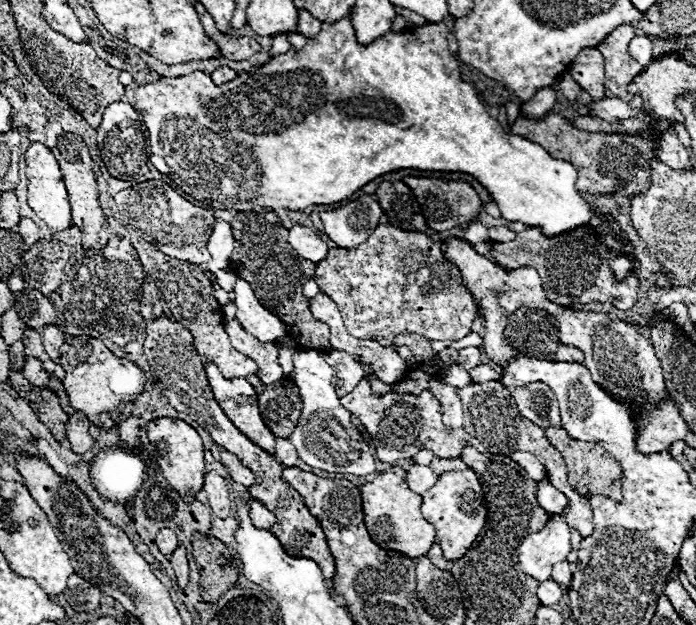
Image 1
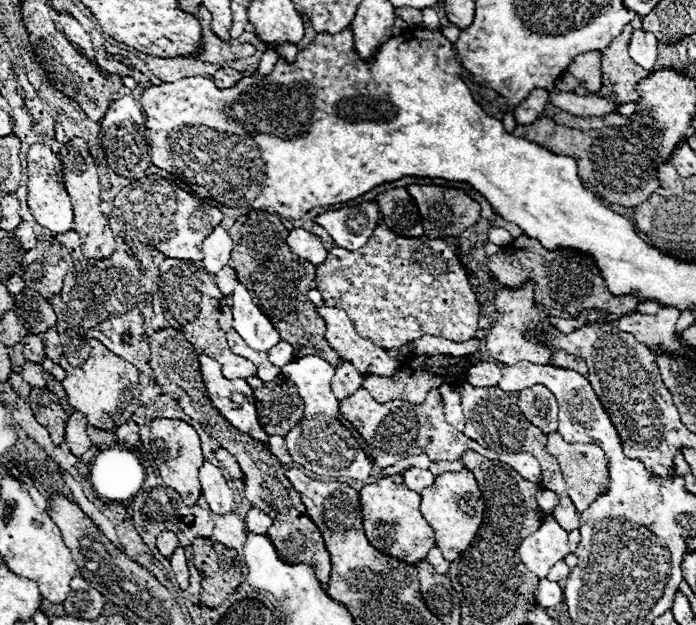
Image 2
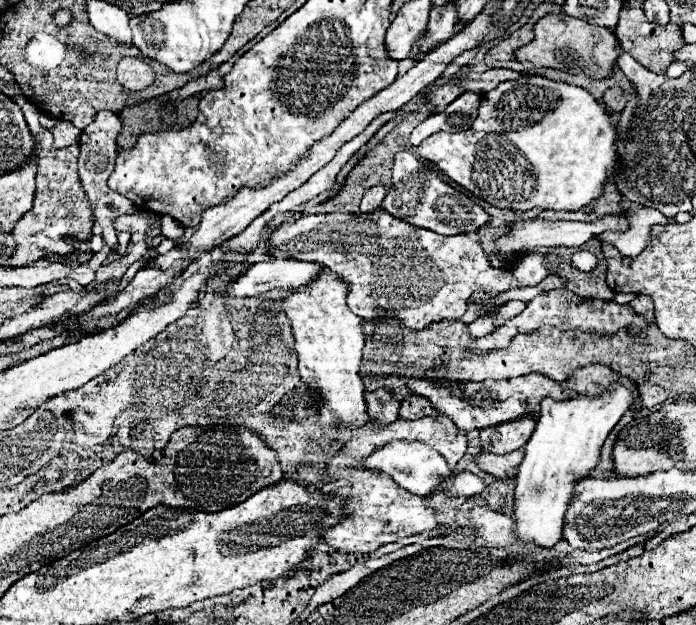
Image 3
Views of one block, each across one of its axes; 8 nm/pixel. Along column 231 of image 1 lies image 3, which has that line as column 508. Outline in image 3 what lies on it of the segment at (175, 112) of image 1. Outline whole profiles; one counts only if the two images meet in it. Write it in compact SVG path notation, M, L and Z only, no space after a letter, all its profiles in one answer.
M528 76L528 78L520 78L520 80L508 80L502 82L498 88L486 92L480 100L480 114L474 120L474 126L466 132L458 132L458 134L450 134L450 132L436 132L430 138L426 138L420 146L418 146L418 156L422 160L434 162L450 180L458 182L460 186L464 186L466 190L470 190L472 194L476 194L478 198L486 200L488 204L502 208L502 210L530 210L530 208L544 208L544 210L578 210L580 206L588 204L590 200L602 196L604 192L604 184L608 180L608 176L612 174L612 170L616 168L618 160L620 160L620 146L618 140L622 138L622 126L612 122L612 114L608 112L608 108L598 102L590 92L586 92L580 86L572 86L566 82L554 82L548 78L540 78L540 76Z

